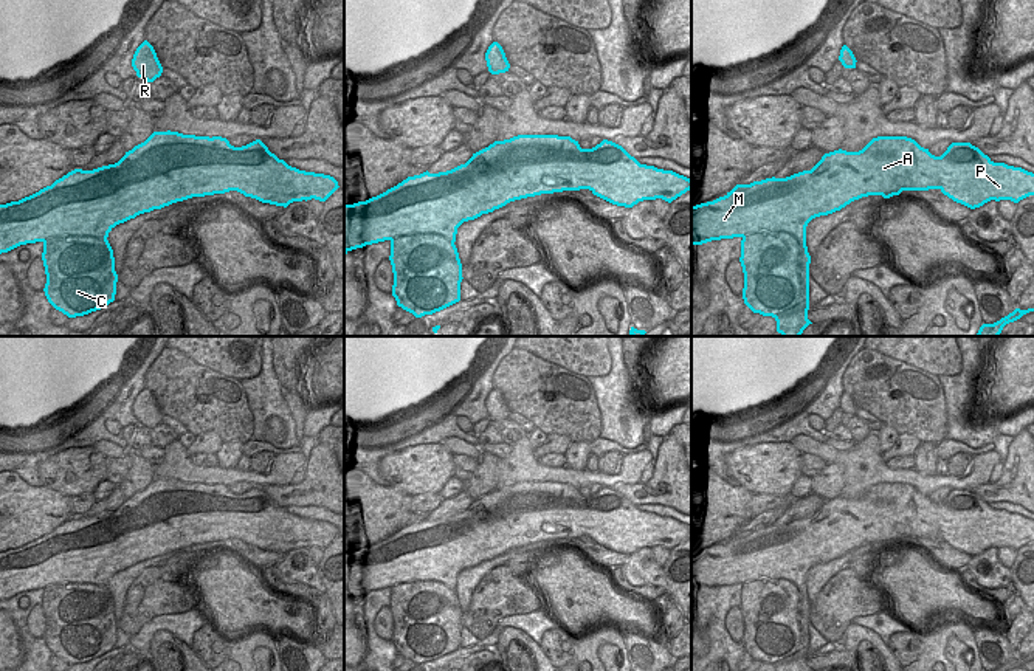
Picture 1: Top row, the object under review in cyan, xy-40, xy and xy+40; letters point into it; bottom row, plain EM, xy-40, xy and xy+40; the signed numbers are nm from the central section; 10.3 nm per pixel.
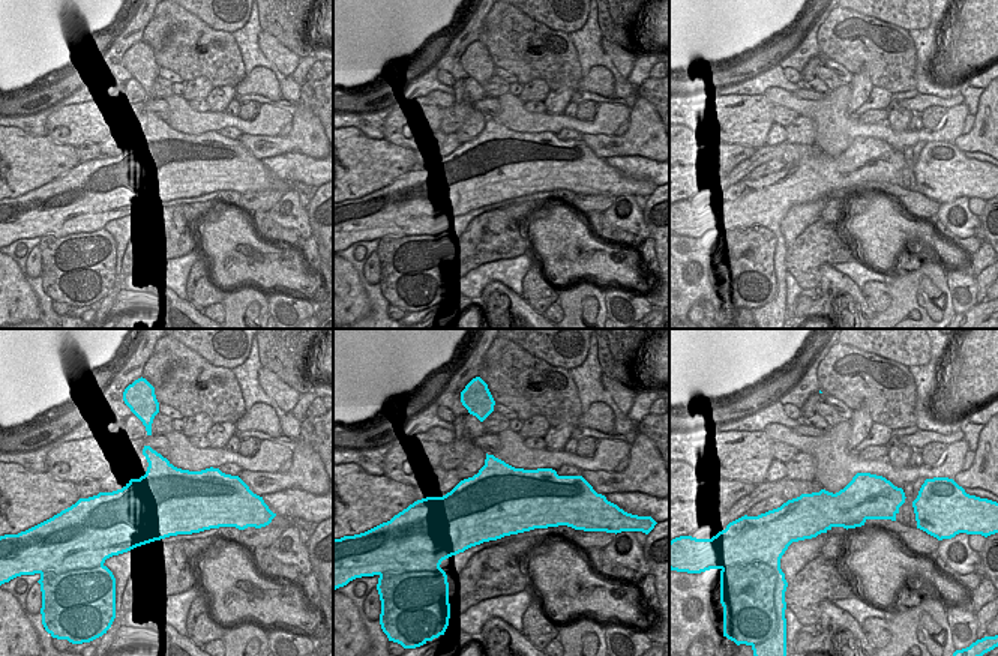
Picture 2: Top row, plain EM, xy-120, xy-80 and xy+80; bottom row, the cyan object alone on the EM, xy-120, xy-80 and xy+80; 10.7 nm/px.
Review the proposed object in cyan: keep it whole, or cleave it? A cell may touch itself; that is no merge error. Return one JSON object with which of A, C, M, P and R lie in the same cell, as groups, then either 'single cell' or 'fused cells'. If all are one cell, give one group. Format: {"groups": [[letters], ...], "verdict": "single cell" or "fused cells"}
{"groups": [["A", "M", "P", "R"], ["C"]], "verdict": "fused cells"}

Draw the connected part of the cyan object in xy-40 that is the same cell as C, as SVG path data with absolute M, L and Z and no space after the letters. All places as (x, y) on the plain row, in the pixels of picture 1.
M50 584L43 589L48 649L68 665L101 657L115 648L118 621L107 586Z

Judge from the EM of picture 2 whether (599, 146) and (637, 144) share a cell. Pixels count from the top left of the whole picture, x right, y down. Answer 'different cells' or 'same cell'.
same cell

